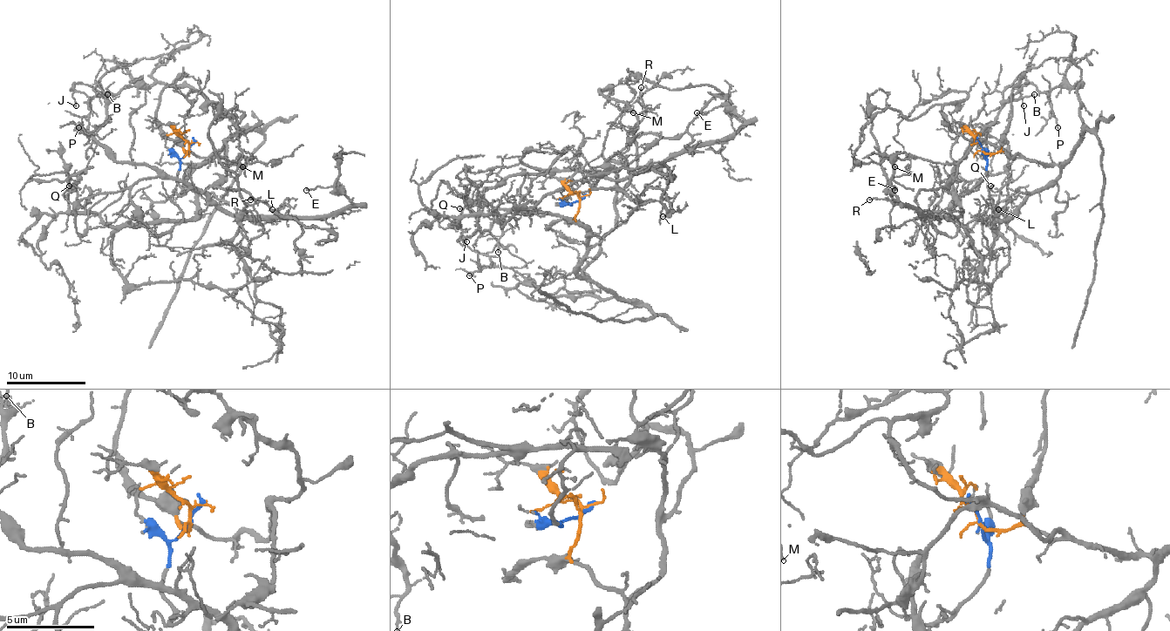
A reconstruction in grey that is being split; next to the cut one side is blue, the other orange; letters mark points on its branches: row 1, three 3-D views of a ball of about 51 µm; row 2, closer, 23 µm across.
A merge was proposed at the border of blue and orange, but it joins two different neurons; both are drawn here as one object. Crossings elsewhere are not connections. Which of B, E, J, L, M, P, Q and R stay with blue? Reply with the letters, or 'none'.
B, E, M, R

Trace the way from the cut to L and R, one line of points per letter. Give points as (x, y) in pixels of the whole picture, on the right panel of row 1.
L: (979, 144), (987, 153), (1037, 159), (1057, 166), (1060, 173), (983, 222), (979, 209), (999, 209)
R: (981, 145), (987, 159), (983, 177), (967, 193), (959, 195), (954, 189), (962, 206), (957, 217), (868, 199)

